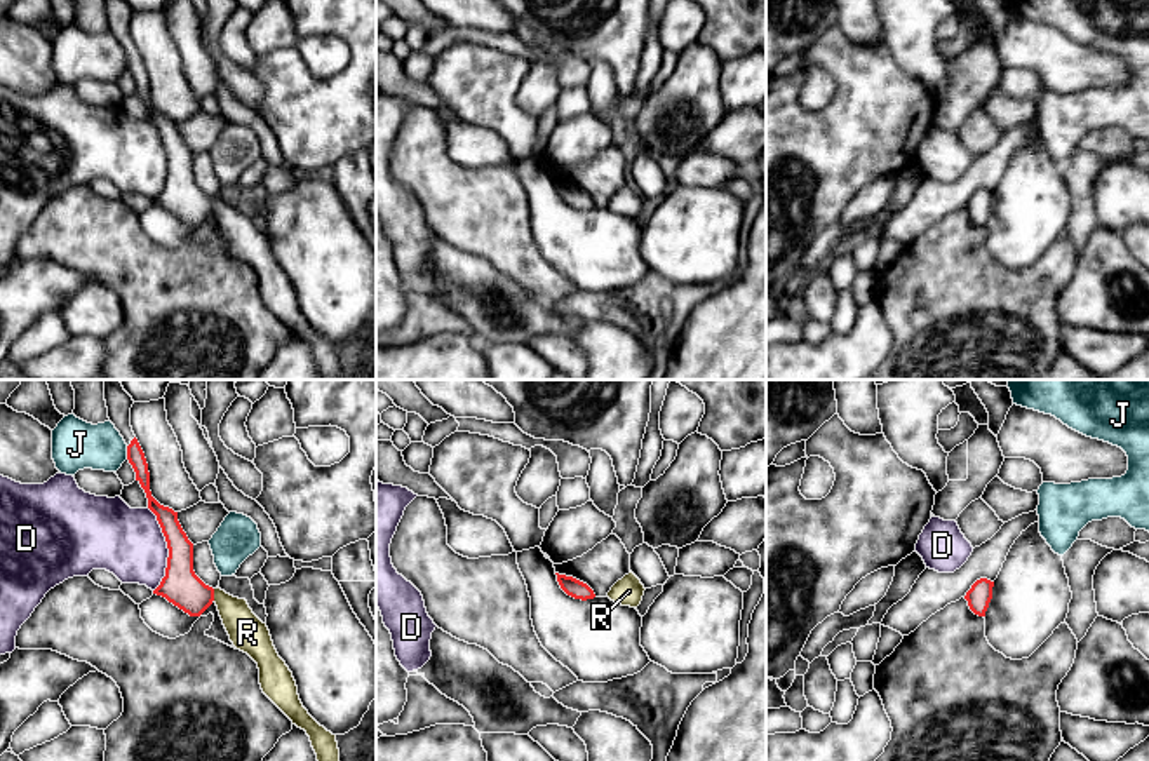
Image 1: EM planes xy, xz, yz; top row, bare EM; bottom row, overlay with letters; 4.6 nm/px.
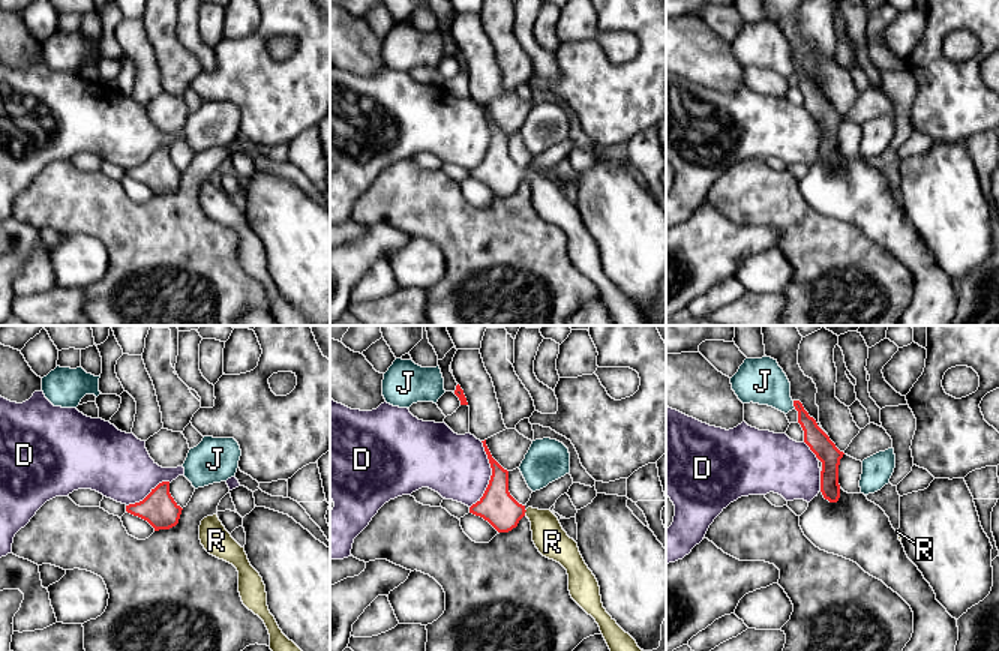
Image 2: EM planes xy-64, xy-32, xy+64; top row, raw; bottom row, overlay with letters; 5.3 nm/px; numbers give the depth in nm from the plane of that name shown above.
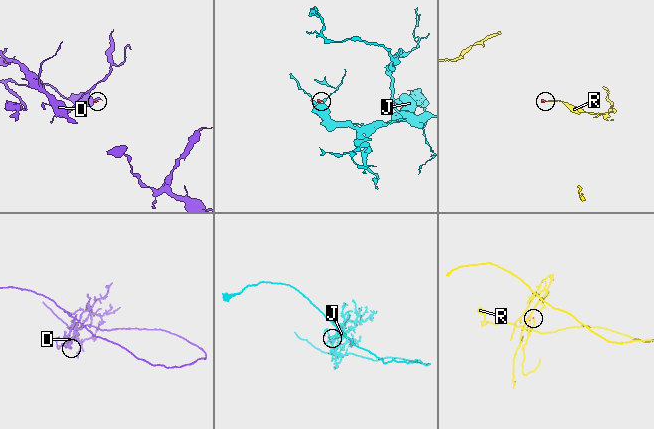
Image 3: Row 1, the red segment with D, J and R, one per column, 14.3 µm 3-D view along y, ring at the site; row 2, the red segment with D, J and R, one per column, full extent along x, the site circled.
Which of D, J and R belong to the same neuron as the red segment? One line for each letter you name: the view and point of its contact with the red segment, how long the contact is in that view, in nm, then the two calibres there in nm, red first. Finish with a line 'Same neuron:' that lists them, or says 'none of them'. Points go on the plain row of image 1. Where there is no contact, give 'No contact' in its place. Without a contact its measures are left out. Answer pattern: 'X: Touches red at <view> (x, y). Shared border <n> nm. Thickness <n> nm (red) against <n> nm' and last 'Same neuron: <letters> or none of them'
R: Touches red at xy (213, 204). Shared border 60 nm. Thickness 170 nm (red) against 170 nm
Same neuron: R

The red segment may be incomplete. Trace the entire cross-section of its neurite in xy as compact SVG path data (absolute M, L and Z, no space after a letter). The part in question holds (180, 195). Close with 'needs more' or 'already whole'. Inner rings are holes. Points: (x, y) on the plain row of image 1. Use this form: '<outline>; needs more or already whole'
M104 0L108 28L127 54L127 70L136 91L146 103L148 118L157 125L167 152L165 186L153 204L188 223L200 226L212 212L233 256L247 263L259 279L263 303L310 347L320 380L341 380L336 345L320 336L303 317L292 282L279 266L270 240L249 218L245 209L205 195L193 181L193 153L183 141L178 122L160 115L150 101L150 82L144 63L131 37L132 7L125 0Z; needs more

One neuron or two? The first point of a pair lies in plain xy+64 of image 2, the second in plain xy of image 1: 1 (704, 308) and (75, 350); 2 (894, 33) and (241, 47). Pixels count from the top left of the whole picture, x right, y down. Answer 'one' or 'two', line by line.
1: two
2: two

